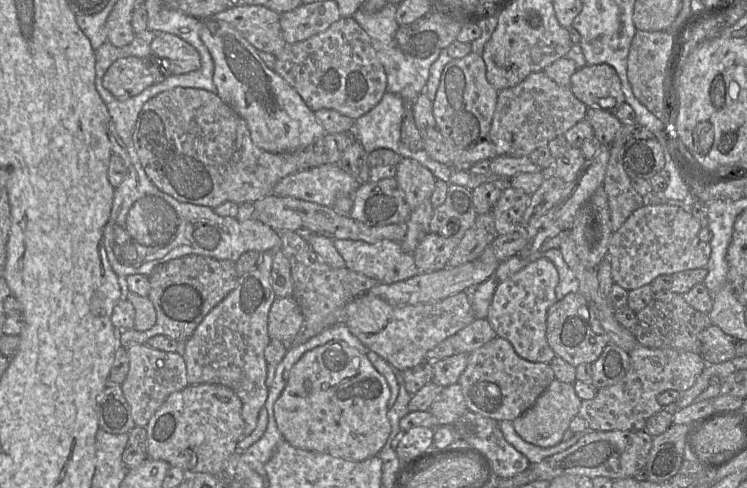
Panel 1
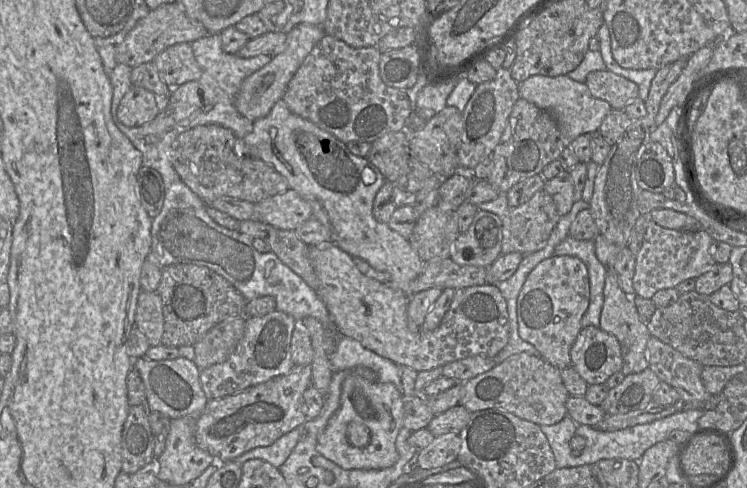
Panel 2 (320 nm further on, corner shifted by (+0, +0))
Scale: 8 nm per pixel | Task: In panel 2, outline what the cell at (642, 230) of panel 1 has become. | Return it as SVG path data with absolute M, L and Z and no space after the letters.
M650 220L642 247L636 256L633 287L635 294L645 299L663 289L676 288L687 279L696 279L709 272L716 264L709 248L714 239L705 231L678 231L667 229Z

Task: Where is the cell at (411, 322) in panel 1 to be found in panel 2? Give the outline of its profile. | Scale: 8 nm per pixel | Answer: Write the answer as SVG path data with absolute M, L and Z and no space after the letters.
M333 243L308 246L308 257L319 279L319 288L315 292L326 305L336 333L360 342L364 348L389 359L398 366L403 365L421 372L471 356L494 357L506 347L509 341L510 324L507 303L496 285L484 284L455 289L452 304L439 327L429 332L422 329L413 332L409 328L408 320L410 298L405 293L362 274L354 264L353 258Z

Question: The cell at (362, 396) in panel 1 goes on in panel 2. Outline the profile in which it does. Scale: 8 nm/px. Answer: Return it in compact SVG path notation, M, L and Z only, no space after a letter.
M347 373L340 405L317 437L317 451L343 469L384 469L399 459L395 441L403 427L403 397L391 383L369 382Z

